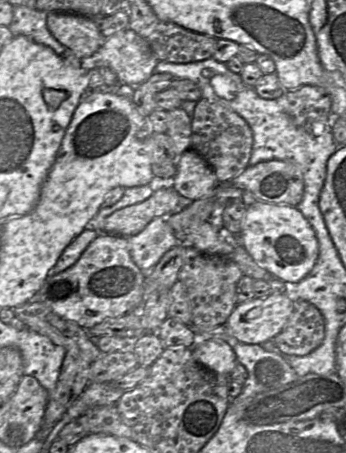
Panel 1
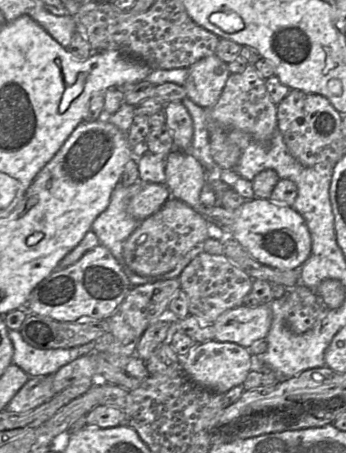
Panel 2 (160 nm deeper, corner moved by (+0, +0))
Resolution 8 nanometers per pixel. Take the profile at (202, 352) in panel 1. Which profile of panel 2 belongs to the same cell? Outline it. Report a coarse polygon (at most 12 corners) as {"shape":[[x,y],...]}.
{"shape":[[230,342],[195,344],[180,358],[193,383],[218,394],[241,386],[248,350]]}

